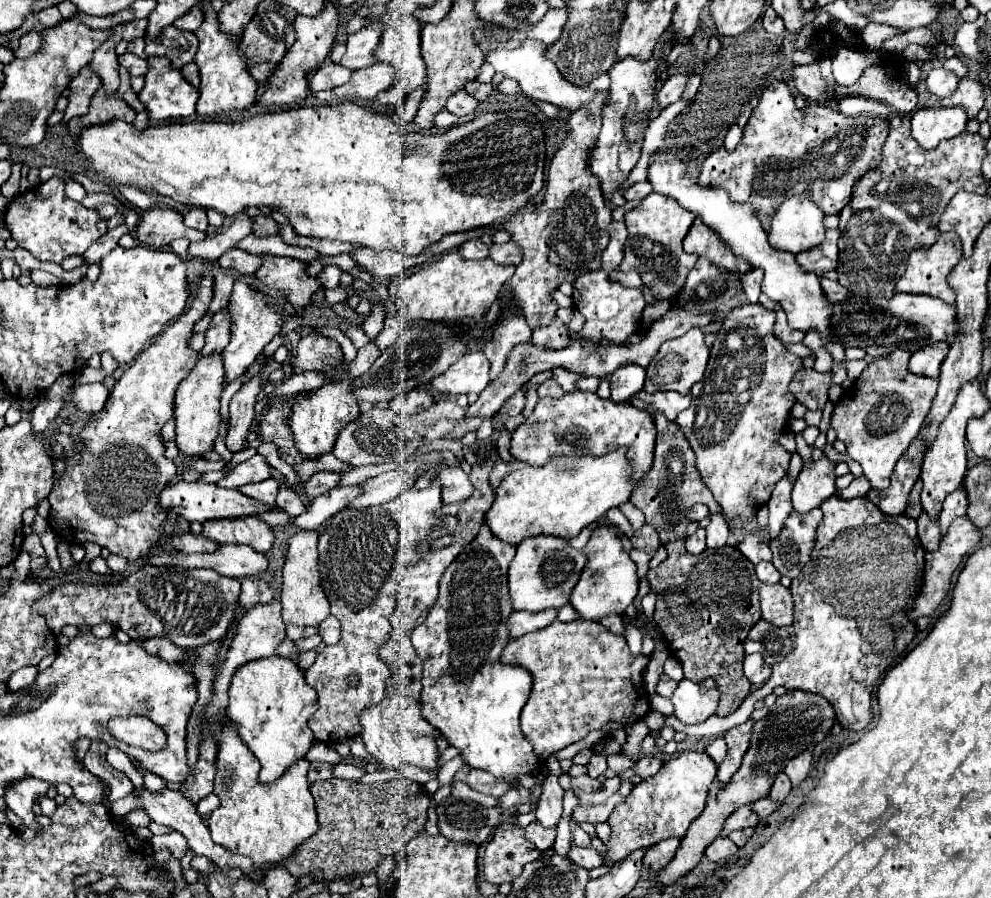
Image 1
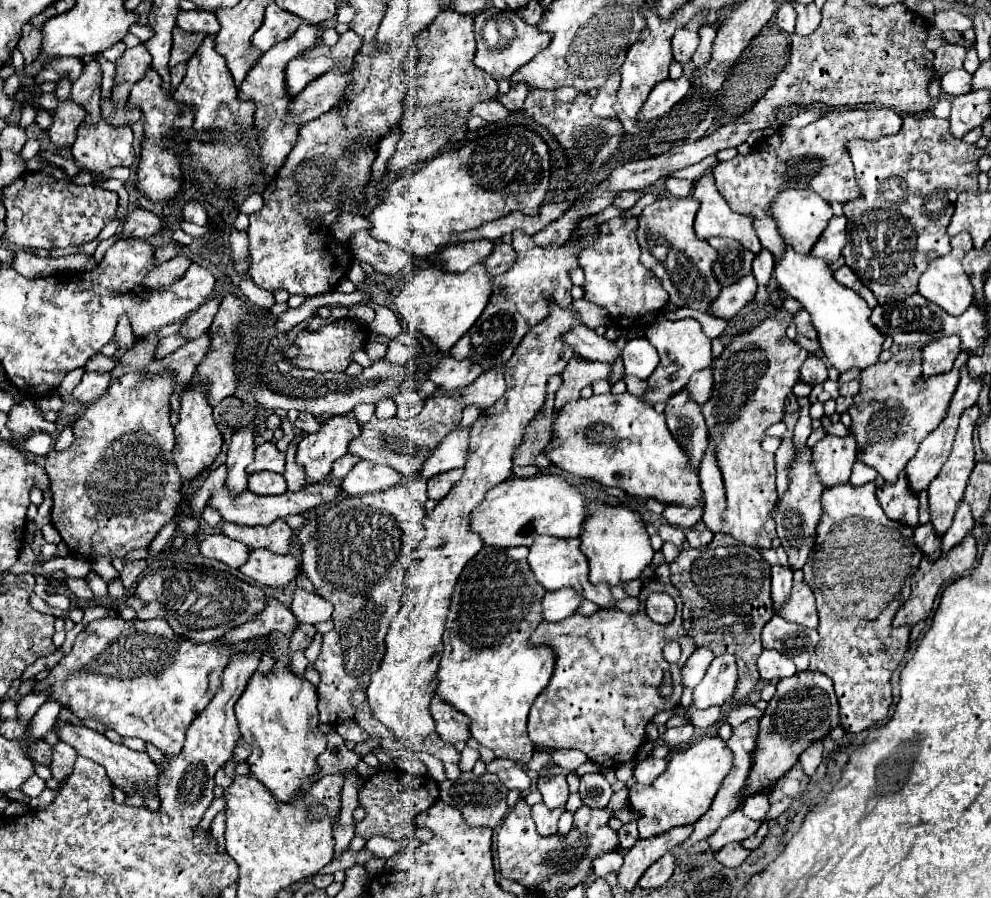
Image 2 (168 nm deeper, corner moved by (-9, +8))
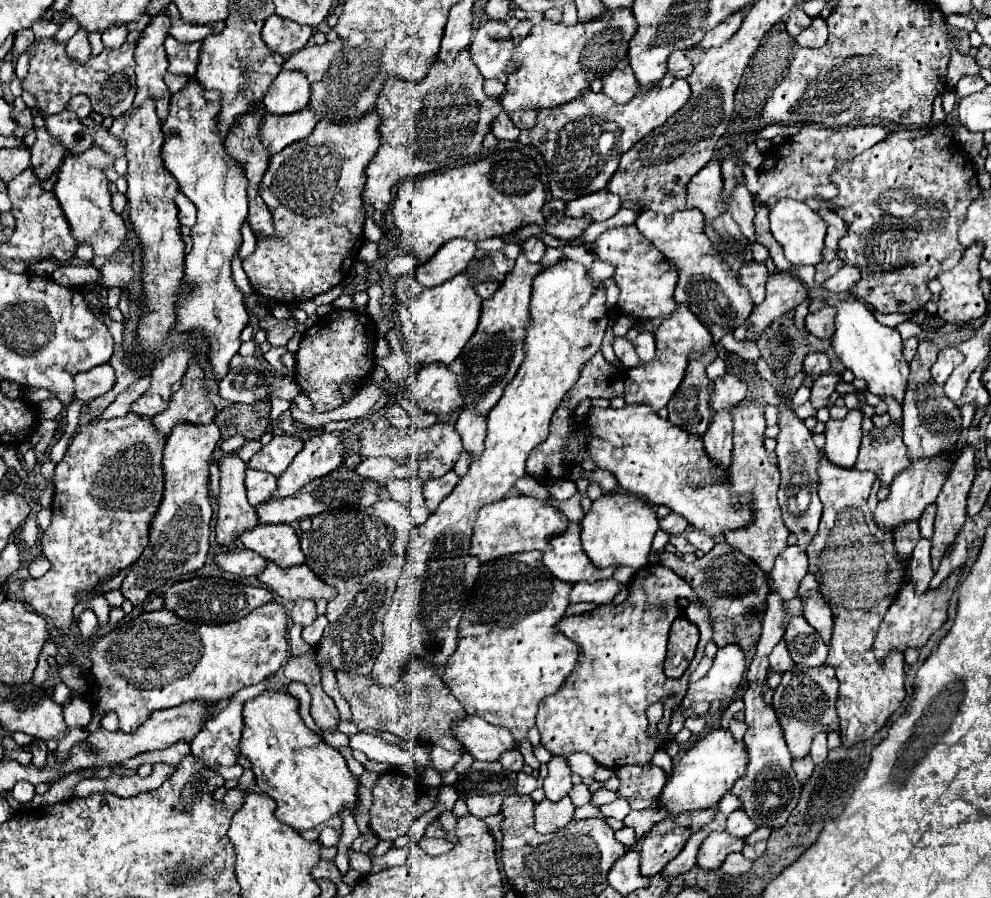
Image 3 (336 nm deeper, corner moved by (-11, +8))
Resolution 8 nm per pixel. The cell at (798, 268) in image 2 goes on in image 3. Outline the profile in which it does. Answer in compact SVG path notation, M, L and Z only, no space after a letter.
M826 299L826 305L836 309L834 315L834 335L830 339L832 351L844 363L846 369L854 373L856 379L868 383L868 391L874 395L892 395L902 403L906 383L908 383L908 363L902 357L902 339L896 329L878 323L868 311L866 303L860 299Z

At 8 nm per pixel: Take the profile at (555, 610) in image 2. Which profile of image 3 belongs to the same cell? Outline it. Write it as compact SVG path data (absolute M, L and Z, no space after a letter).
M604 579L604 581L596 581L596 583L580 581L580 583L572 585L570 603L596 603L596 605L606 605L606 603L612 603L614 595L620 589L622 589L622 585L616 583L614 579Z

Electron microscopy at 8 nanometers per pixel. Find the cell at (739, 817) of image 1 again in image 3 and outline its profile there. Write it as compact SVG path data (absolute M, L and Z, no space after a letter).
M714 831L700 847L698 865L704 869L718 869L728 853L742 851L744 845L746 845L746 839L742 837L734 837L728 831Z

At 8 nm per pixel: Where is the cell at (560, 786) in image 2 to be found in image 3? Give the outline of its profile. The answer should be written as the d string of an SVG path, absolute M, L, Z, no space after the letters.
M552 757L548 763L548 777L544 779L544 793L546 799L550 801L560 801L562 797L568 795L568 791L572 789L572 781L570 781L570 767L566 765L564 757Z

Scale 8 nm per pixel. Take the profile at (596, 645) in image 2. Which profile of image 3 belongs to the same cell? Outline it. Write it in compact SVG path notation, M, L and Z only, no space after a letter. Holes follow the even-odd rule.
M656 563L634 573L632 595L622 605L600 605L590 613L564 617L556 627L580 647L580 655L578 665L564 681L560 691L546 697L538 707L536 727L542 735L542 747L552 755L586 751L598 765L612 771L624 765L650 763L654 751L664 741L672 711L686 695L688 677L702 661L704 645L712 637L706 609L700 607L696 613L696 601L694 589L682 577ZM680 597L692 599L692 603L688 607L680 607ZM660 605L668 605L668 617L660 617L656 613ZM680 617L694 623L700 631L698 659L692 659L692 667L686 669L680 679L668 679L664 675L668 633L670 625ZM656 701L666 701L666 713L658 723L656 737L650 737L646 707Z

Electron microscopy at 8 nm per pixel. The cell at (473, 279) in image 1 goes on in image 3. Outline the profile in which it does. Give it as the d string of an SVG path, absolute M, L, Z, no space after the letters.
M456 275L454 279L424 289L418 297L398 305L398 319L400 319L400 333L410 349L410 357L414 365L428 365L434 361L442 361L450 365L464 345L468 343L470 335L474 335L478 319L480 319L482 299L470 285L466 275Z

